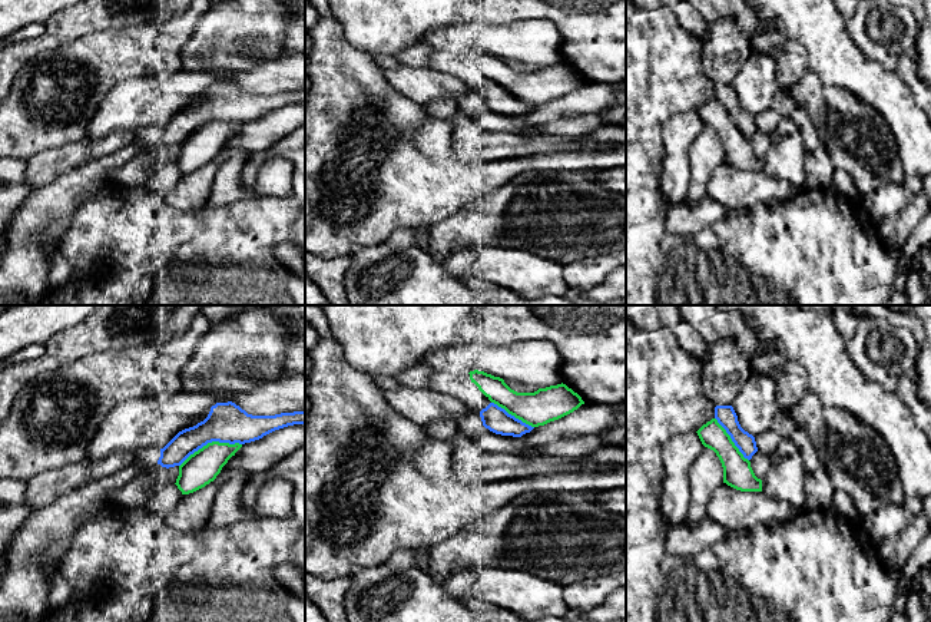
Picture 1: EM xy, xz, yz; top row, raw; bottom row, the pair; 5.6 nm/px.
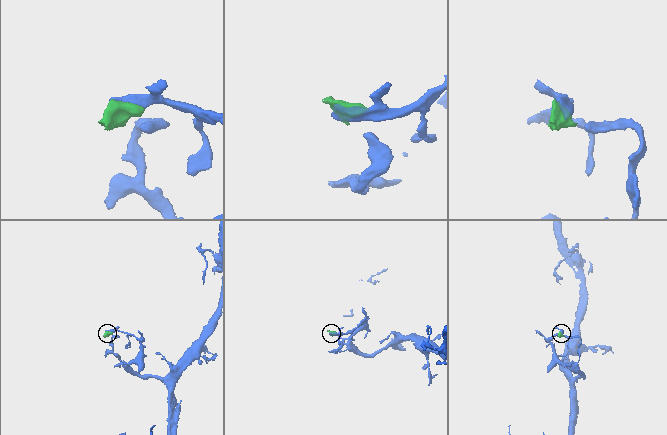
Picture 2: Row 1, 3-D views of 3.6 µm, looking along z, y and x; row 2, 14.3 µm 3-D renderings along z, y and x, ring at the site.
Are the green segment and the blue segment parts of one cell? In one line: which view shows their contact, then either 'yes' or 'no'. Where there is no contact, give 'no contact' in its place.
xy | no

